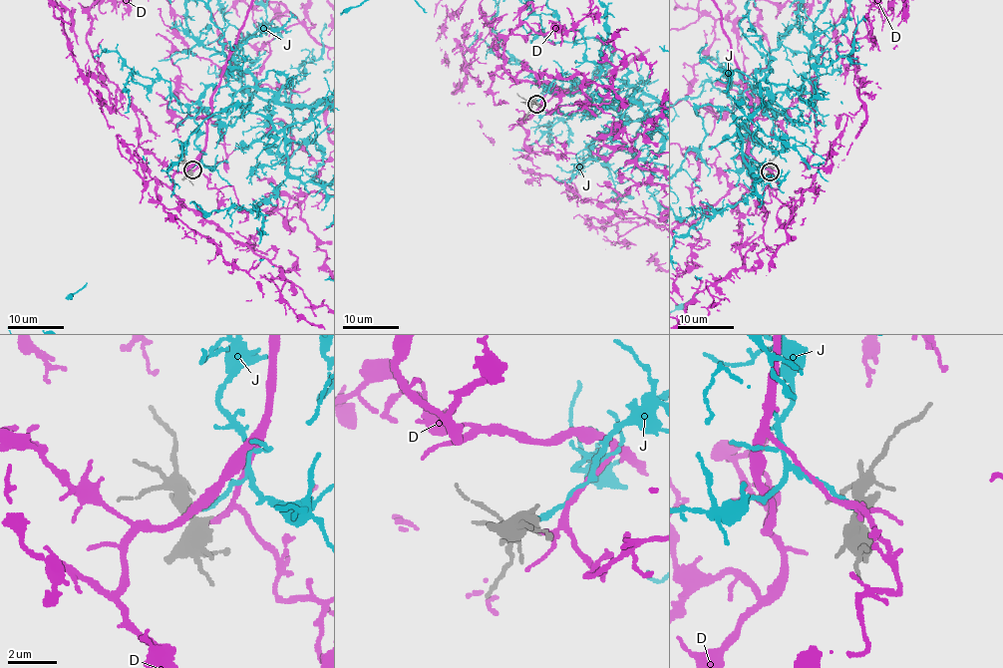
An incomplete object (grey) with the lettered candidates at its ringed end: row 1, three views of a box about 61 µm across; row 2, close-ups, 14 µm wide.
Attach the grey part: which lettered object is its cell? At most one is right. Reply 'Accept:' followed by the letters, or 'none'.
Accept: D

